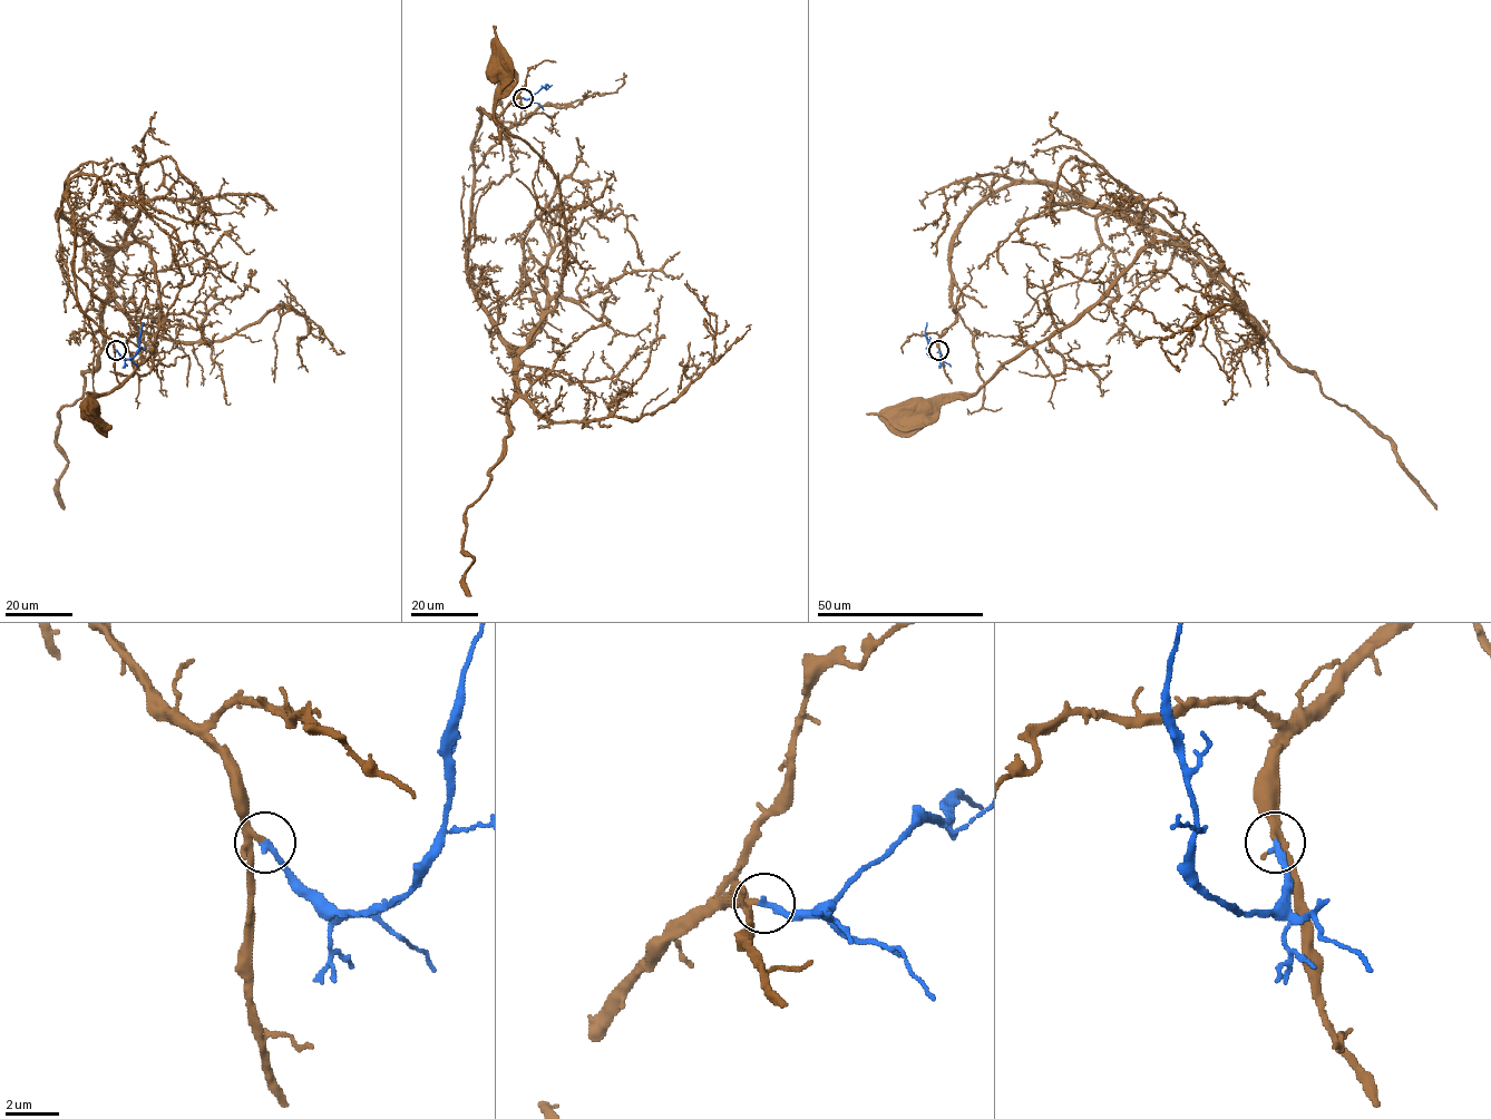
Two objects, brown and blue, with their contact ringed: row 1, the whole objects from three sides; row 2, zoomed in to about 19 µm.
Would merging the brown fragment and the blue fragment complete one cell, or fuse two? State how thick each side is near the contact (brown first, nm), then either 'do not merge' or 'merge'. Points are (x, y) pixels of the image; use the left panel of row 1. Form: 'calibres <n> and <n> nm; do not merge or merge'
calibres 200 and 240 nm; merge

